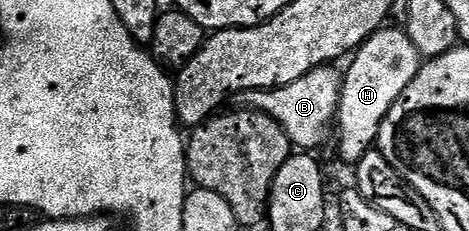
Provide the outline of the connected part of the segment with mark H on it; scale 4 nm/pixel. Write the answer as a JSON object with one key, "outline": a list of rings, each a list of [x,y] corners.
{"outline":[[[387,26],[365,40],[352,55],[350,62],[342,77],[335,122],[339,126],[337,152],[343,163],[356,166],[363,154],[367,154],[376,145],[383,118],[402,96],[403,90],[417,77],[423,58],[402,29],[395,30]]]}

